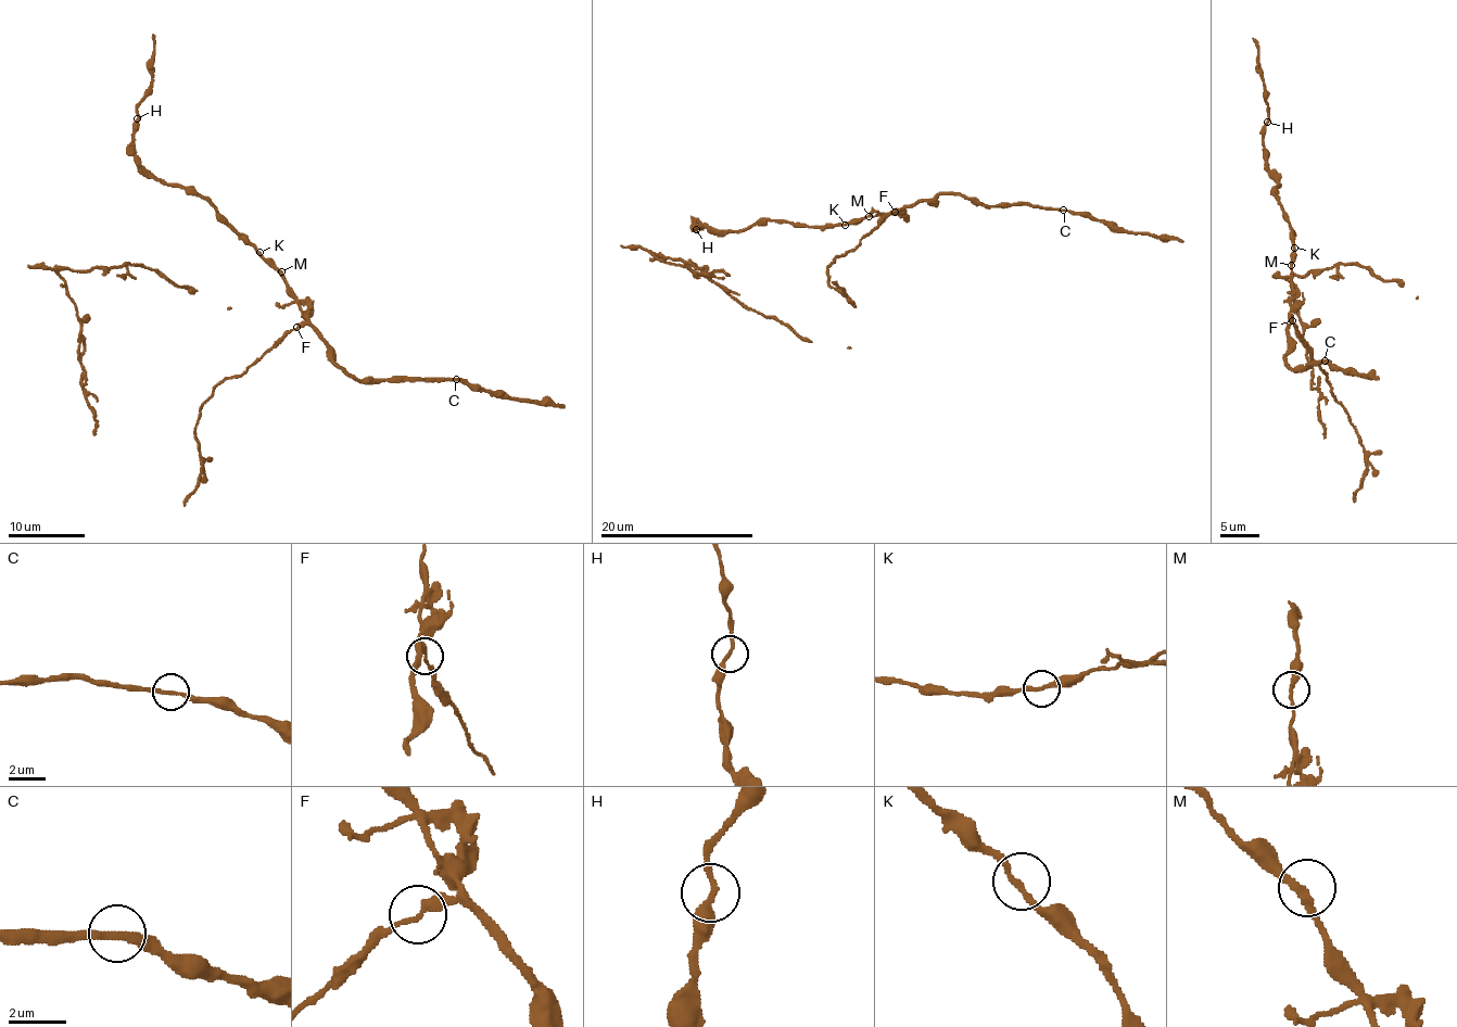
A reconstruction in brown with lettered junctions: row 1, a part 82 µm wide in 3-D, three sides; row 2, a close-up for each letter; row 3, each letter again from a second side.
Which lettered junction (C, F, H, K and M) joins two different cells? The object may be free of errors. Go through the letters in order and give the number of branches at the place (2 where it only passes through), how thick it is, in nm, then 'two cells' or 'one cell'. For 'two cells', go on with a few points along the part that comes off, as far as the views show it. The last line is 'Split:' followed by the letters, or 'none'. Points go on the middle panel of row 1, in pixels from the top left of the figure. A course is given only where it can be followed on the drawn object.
C: branches 2; calibre 240 nm; one cell
F: branches 2; calibre 220 nm; two cells
H: branches 2; calibre 240 nm; one cell
K: branches 2; calibre 200 nm; one cell
M: branches 2; calibre 200 nm; one cell
Split: F

